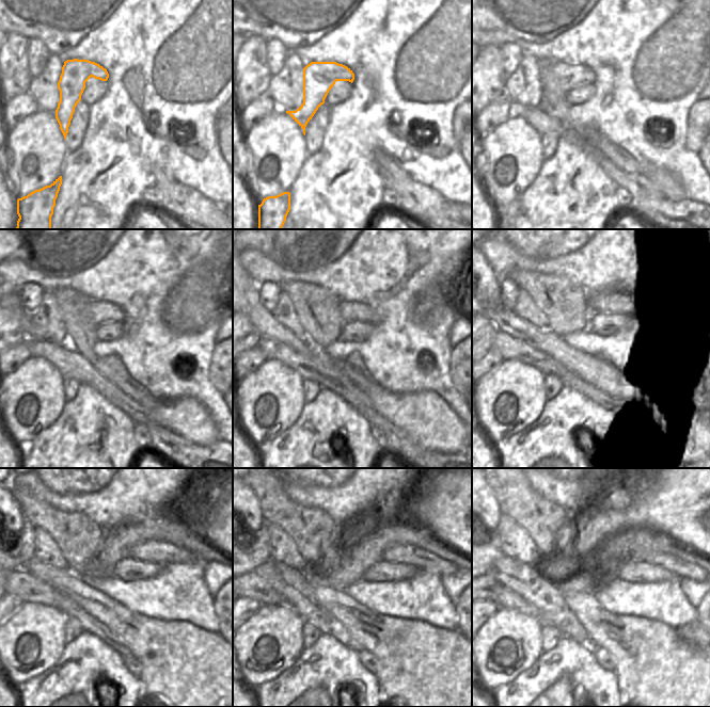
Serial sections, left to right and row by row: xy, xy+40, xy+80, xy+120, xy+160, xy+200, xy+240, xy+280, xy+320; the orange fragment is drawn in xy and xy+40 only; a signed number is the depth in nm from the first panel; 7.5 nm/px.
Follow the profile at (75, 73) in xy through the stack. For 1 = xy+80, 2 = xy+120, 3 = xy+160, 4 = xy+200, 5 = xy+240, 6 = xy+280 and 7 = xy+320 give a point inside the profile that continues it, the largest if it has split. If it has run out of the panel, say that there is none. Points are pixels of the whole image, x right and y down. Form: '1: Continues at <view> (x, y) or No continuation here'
1: Continues at xy+80 (558, 78)
2: Continues at xy+120 (97, 312)
3: Continues at xy+160 (351, 311)
4: Continues at xy+200 (618, 305)
5: Continues at xy+240 (163, 553)
6: Continues at xy+280 (425, 561)
7: Continues at xy+320 (681, 568)

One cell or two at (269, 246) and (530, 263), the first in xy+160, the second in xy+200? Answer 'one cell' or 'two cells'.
two cells

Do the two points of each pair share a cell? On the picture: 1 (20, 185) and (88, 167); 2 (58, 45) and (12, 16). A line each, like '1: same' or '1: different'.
1: different
2: same

